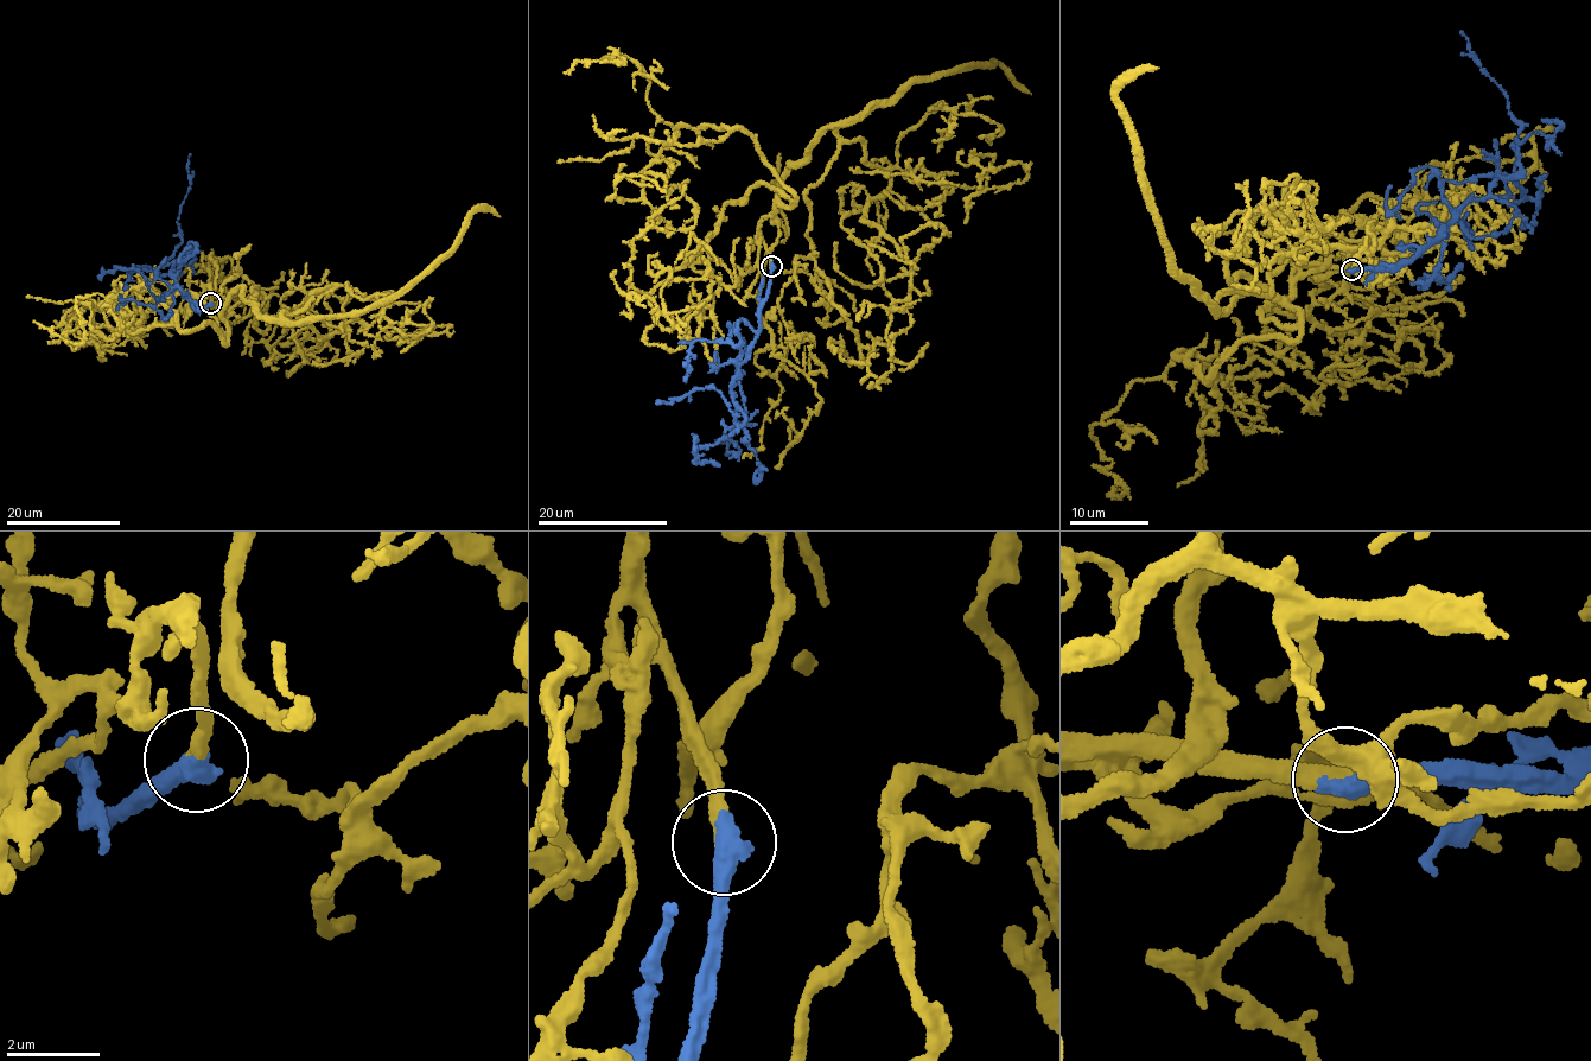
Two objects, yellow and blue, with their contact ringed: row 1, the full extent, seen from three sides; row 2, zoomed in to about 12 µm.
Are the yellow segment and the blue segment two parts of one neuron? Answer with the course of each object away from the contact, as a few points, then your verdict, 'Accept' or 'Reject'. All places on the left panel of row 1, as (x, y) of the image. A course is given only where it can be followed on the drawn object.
Course of yellow: (211, 303), (239, 287), (273, 318), (351, 286), (427, 304), (403, 319), (409, 341), (450, 325), (383, 336). Course of blue: (211, 303), (193, 309), (171, 274), (173, 264), (164, 265), (182, 242), (177, 223), (190, 185), (191, 153). Accept

